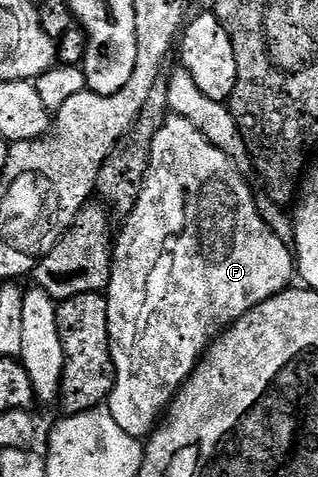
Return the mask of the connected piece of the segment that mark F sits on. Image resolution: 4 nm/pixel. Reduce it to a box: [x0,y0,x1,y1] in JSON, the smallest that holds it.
[106,116,294,439]

